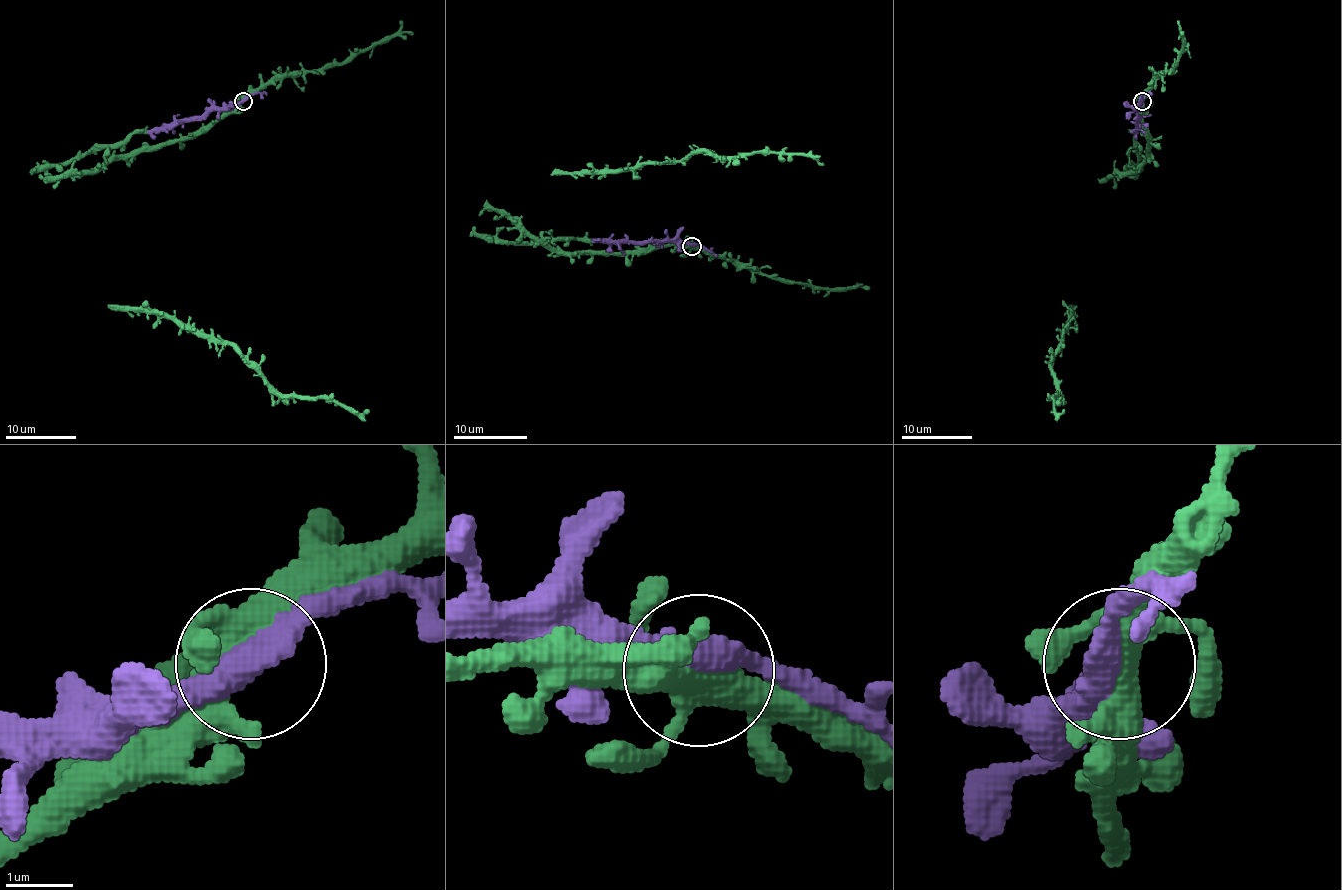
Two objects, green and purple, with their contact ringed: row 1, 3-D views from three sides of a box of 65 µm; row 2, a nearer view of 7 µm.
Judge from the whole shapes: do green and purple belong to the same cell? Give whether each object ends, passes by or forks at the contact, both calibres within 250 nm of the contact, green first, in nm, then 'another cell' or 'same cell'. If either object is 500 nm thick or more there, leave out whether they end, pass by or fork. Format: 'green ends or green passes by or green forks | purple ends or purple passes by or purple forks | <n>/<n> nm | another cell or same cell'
green forks | purple passes by | 440/400 nm | same cell

